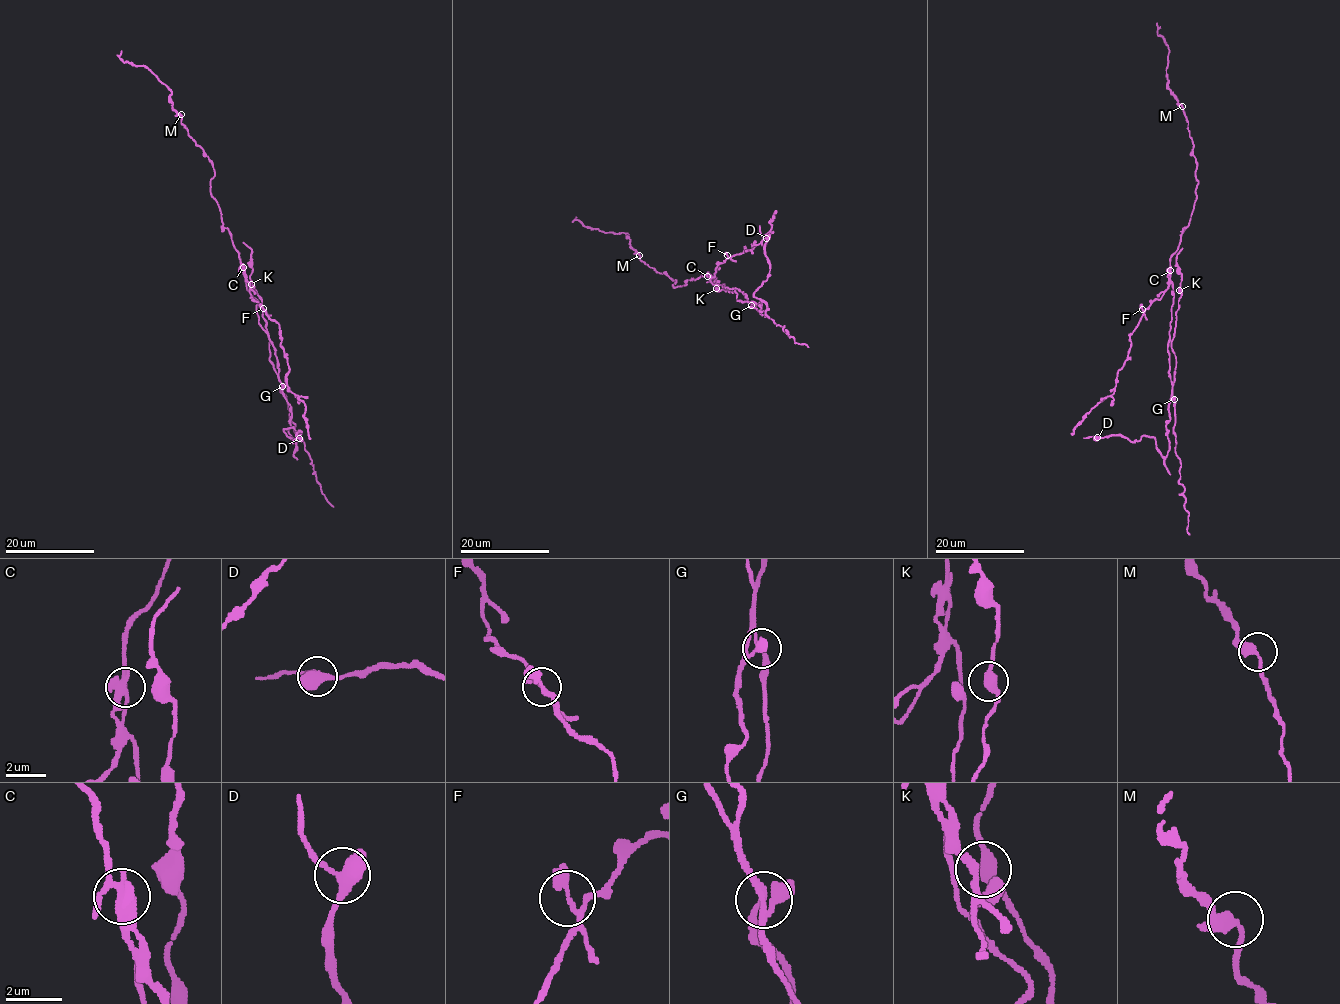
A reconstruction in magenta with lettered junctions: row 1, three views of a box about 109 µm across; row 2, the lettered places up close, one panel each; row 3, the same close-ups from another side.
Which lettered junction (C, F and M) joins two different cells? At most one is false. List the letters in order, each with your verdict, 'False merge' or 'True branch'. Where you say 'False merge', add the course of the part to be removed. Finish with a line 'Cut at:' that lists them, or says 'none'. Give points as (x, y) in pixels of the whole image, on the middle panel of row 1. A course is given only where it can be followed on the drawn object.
C: False merge. Course of the part to remove: (706, 275), (712, 284), (736, 288), (747, 302), (766, 309), (754, 293), (770, 266), (760, 226)
F: True branch
M: True branch
Cut at: C

